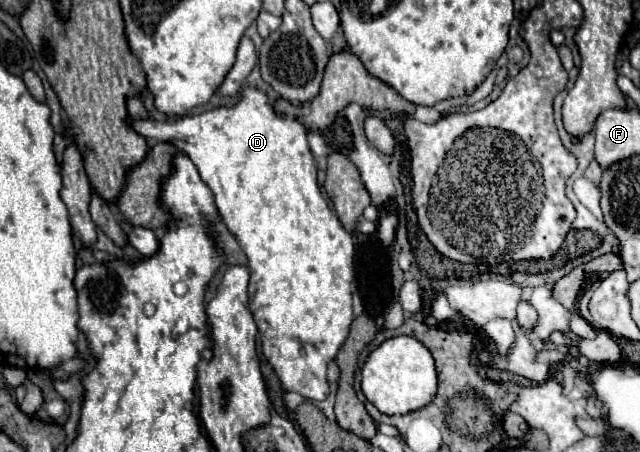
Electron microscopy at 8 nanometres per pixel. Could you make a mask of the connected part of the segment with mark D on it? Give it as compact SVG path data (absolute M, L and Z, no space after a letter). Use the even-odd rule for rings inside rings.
M245 86L239 102L231 106L219 106L167 122L155 118L137 120L131 116L127 122L143 138L169 142L191 158L201 180L213 190L223 222L237 236L239 246L249 258L249 308L259 332L273 330L275 334L263 338L263 354L275 368L285 390L309 400L325 400L329 396L327 362L337 356L353 322L351 280L355 276L355 244L353 234L345 230L319 190L315 158L307 144L307 128L295 116L277 114L269 104L267 92L255 86Z

